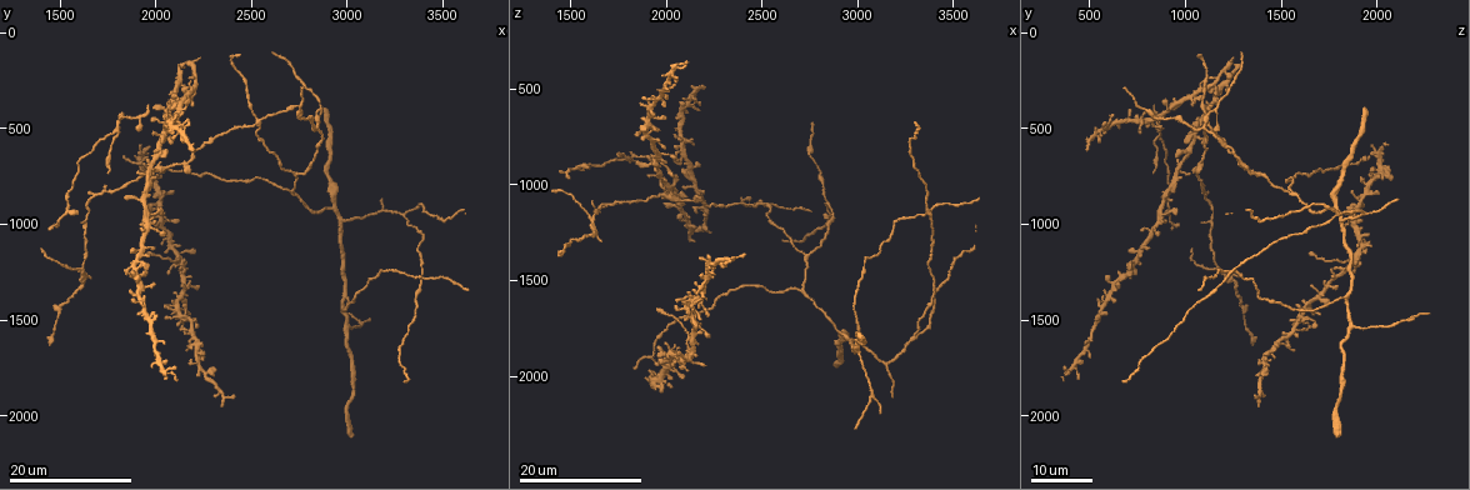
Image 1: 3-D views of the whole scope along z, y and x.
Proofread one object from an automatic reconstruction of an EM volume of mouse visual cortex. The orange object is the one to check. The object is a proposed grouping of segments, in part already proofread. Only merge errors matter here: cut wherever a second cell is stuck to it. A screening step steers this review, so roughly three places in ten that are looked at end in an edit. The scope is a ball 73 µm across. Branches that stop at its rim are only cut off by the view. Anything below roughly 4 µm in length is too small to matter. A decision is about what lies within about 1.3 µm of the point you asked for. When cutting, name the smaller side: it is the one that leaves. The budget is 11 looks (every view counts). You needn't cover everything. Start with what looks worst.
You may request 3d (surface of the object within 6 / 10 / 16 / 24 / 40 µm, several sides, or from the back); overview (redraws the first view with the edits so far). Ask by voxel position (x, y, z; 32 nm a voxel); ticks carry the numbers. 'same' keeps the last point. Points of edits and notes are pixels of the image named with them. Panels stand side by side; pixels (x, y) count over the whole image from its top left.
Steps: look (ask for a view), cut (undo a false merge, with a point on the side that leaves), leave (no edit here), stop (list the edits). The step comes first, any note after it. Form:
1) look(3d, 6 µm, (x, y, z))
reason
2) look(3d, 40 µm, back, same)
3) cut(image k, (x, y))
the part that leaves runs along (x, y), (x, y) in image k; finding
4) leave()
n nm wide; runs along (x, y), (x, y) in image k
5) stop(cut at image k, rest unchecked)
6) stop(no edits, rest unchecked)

look(3d, 16 µm, (2520, 470, 1100))
four-way junction

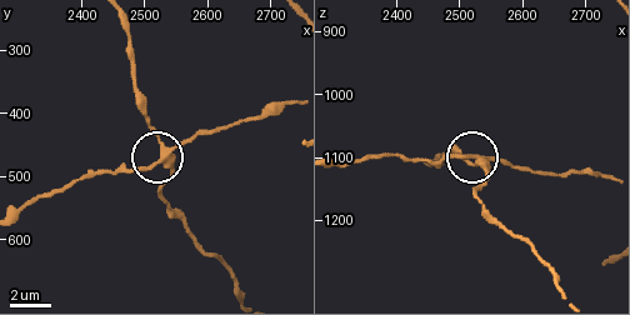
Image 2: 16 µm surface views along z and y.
look(3d, 10 µm, (2525, 470, 1105))

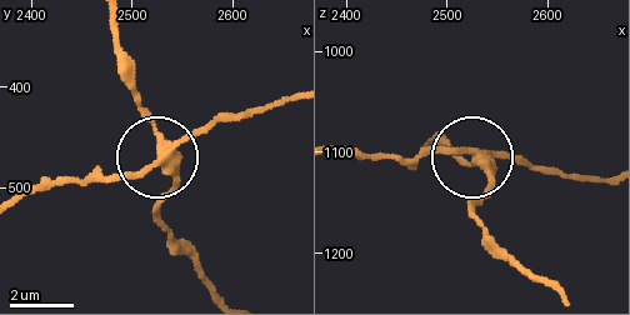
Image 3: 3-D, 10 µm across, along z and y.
cut(image 3, (206, 129))
4 arms; the part that leaves runs along (161, 154), (124, 175), (26, 191) in image 3; a second cell is stuck on

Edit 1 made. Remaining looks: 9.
look(overview)

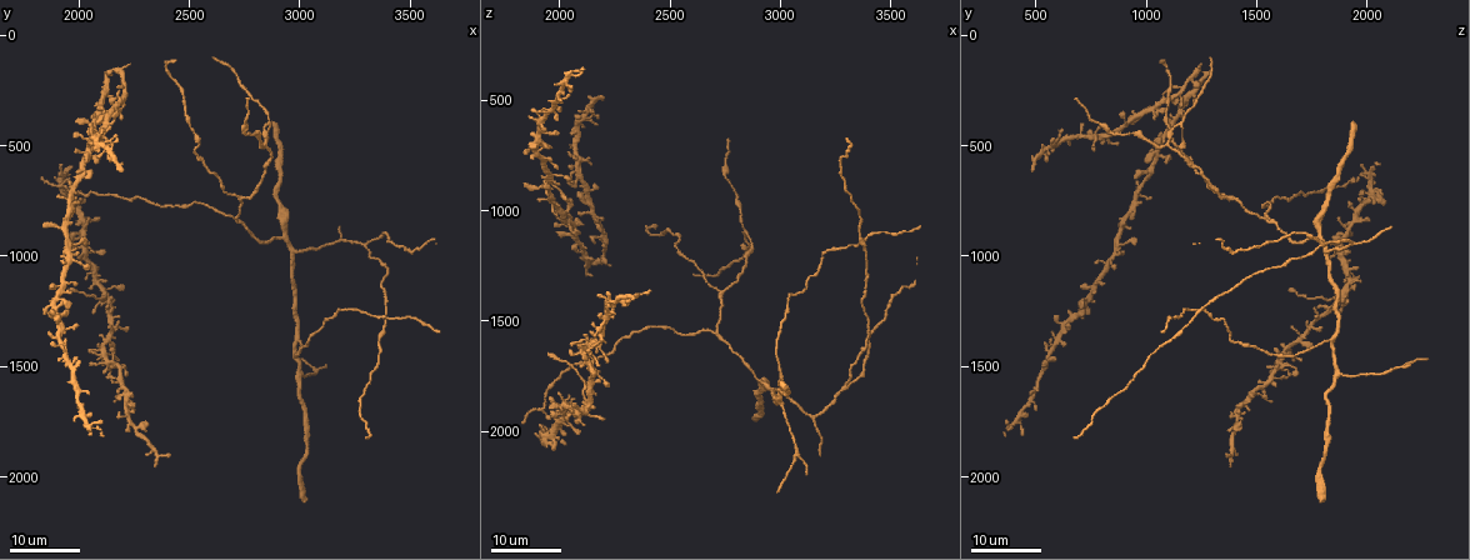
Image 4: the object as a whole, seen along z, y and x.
look(3d, 24 µm, (3300, 950, 1790))
side arm on a straight run

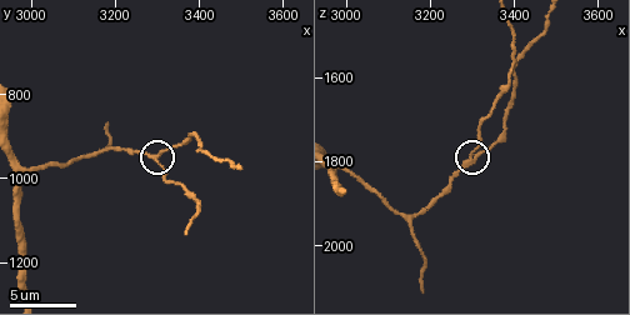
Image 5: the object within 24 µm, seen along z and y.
look(3d, 10 µm, (3300, 950, 1790))

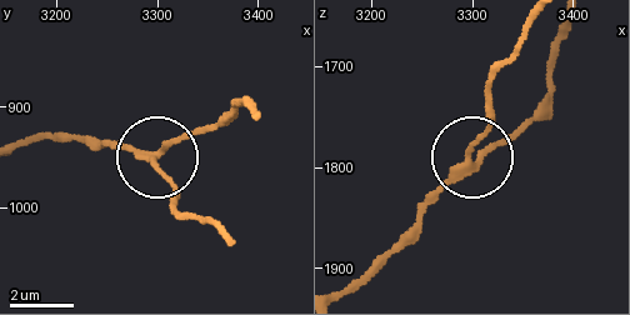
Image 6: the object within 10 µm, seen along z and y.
leave()
side arm 26 µm; 3 arms; all the same cell

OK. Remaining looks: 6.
look(3d, 24 µm, (3010, 1540, 1870))
arms part here

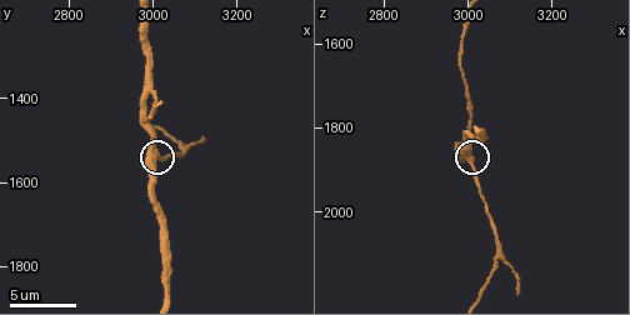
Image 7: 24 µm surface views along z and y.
look(3d, 10 µm, (3005, 1540, 1885))
closer look

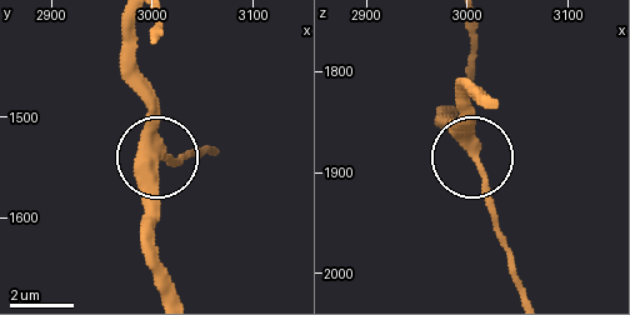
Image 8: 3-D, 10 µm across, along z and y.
leave()
320 nm wide; one cell here

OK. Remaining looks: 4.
look(3d, 16 µm, (2710, 830, 1540))
a fork

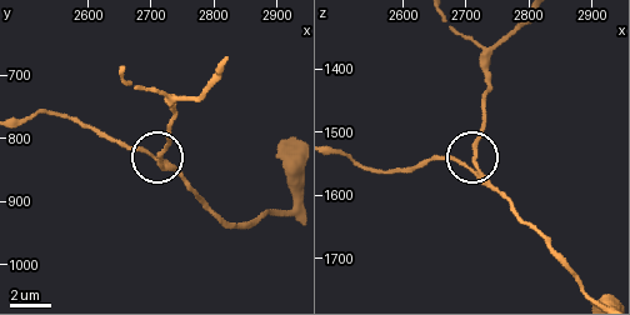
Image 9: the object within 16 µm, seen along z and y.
look(3d, 6 µm, (2695, 825, 1555))
closer look

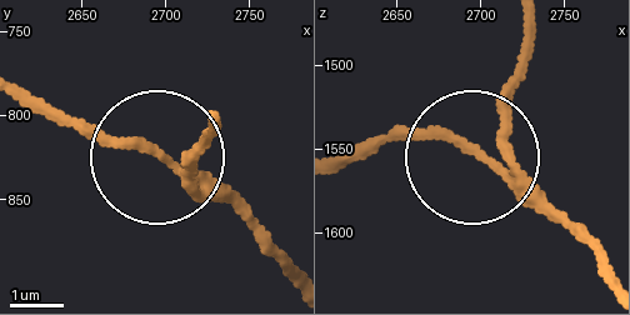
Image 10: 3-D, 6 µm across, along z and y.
leave()
runs along (219, 115), (188, 160), (161, 155), (269, 245) in image 10; continuous, no second cell

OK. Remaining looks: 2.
look(3d, 24 µm, (2840, 480, 1090))
three-way junction

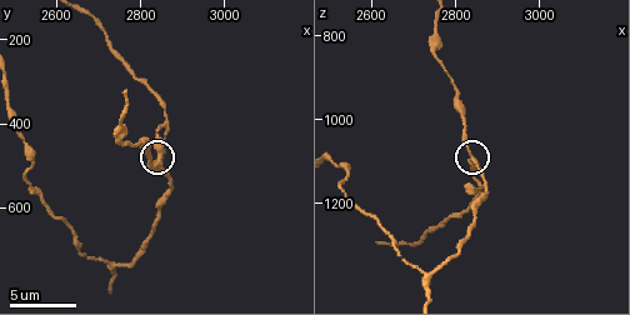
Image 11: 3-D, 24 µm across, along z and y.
look(3d, 6 µm, (2845, 480, 1100))
closer look

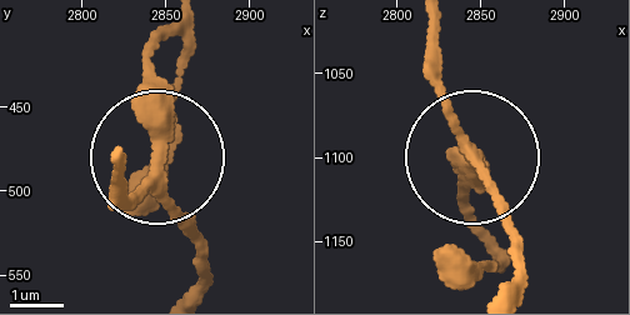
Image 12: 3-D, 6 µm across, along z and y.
leave()
260 nm wide; one cell here

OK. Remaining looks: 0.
stop(cut at image 3, rest unchecked)

